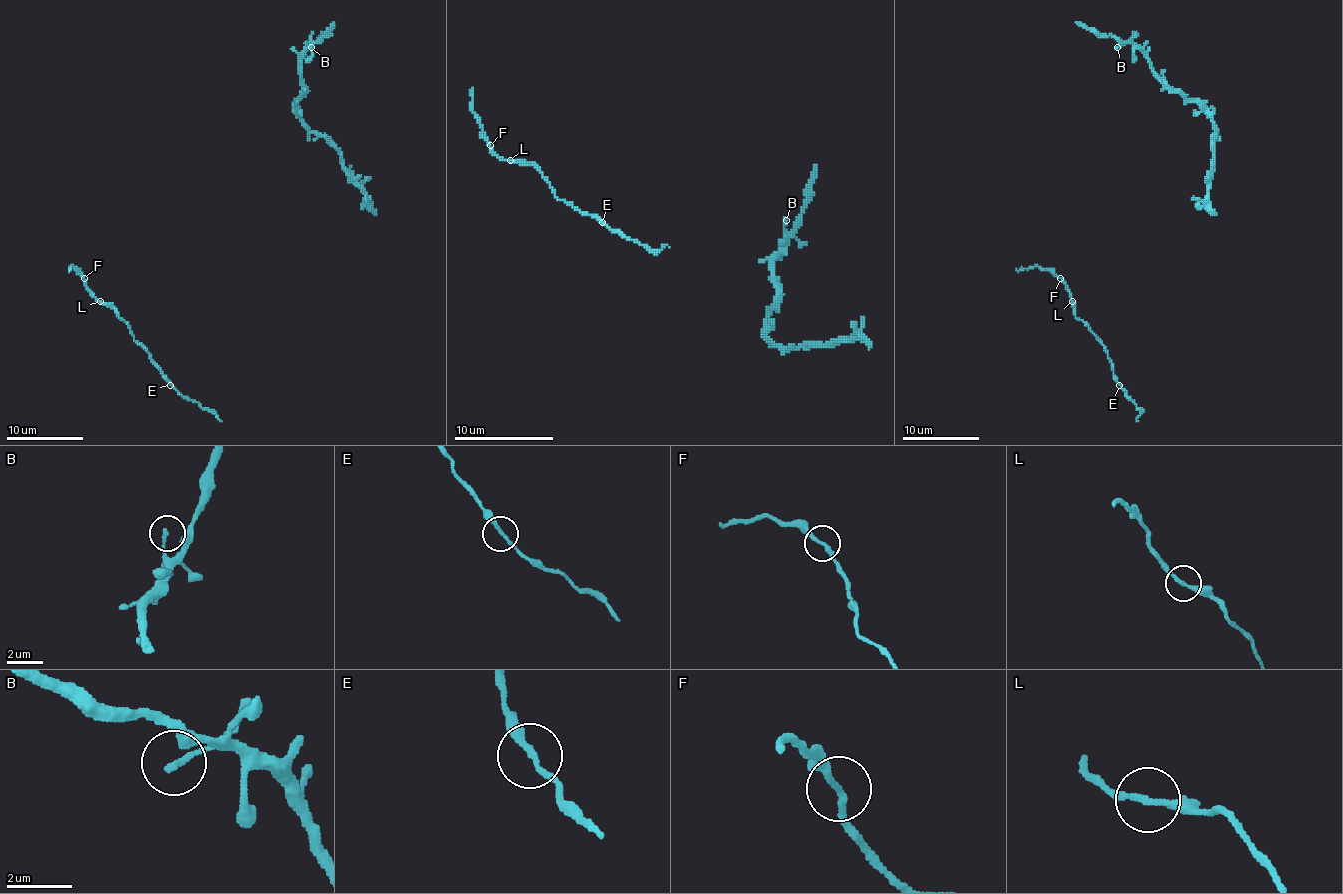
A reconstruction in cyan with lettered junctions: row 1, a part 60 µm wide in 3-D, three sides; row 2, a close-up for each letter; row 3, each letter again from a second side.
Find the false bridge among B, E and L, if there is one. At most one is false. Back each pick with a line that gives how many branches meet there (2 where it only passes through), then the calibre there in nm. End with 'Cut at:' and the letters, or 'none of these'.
Cut at: none of these

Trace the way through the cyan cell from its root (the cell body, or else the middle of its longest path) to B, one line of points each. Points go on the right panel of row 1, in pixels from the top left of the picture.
B: (1197, 209), (1207, 194), (1213, 167), (1214, 123), (1195, 102), (1176, 93), (1138, 49), (1130, 43), (1117, 47)

